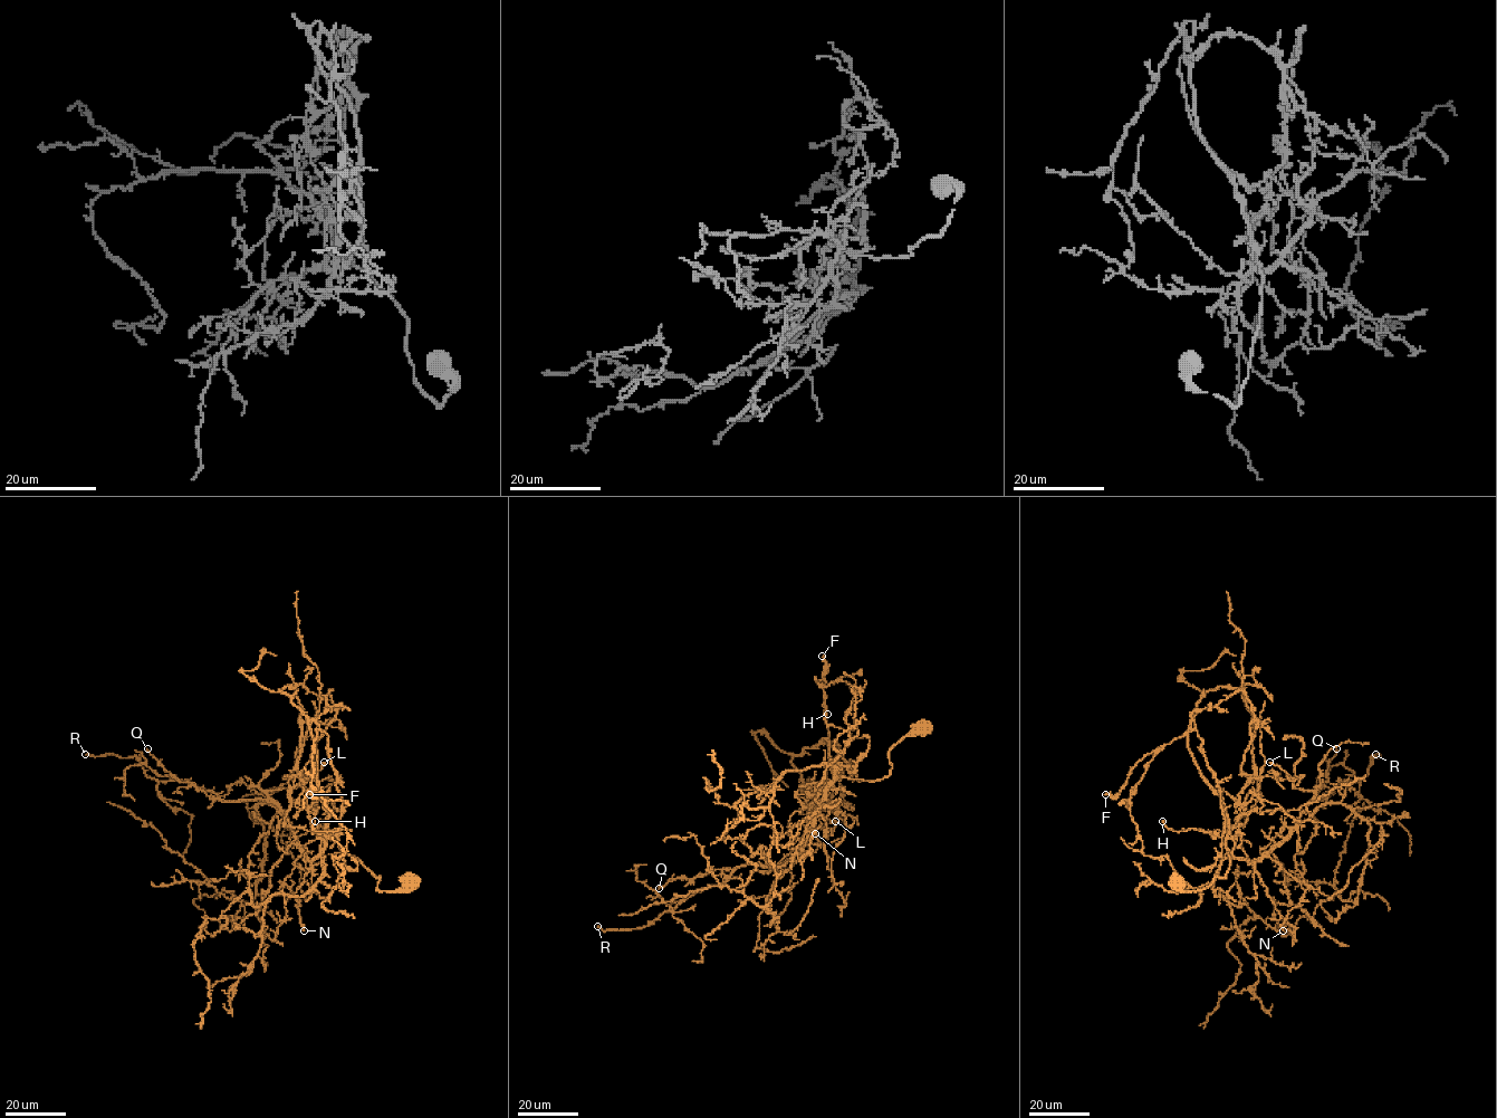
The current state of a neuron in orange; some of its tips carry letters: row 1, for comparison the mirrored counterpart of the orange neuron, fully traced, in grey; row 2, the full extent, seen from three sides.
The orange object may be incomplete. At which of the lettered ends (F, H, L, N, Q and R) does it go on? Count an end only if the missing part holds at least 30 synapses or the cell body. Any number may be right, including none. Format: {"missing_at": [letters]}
{"missing_at": ["R"]}

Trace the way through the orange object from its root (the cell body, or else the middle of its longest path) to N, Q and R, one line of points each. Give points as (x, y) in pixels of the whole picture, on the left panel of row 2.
N: (409, 885), (380, 891), (380, 877), (353, 857), (300, 856), (285, 882), (299, 904), (304, 930)
Q: (409, 885), (380, 891), (380, 877), (343, 853), (309, 860), (276, 804), (208, 795), (179, 782), (147, 748)
R: (409, 885), (380, 891), (343, 853), (309, 860), (269, 800), (221, 801), (150, 777), (135, 756), (85, 754)

